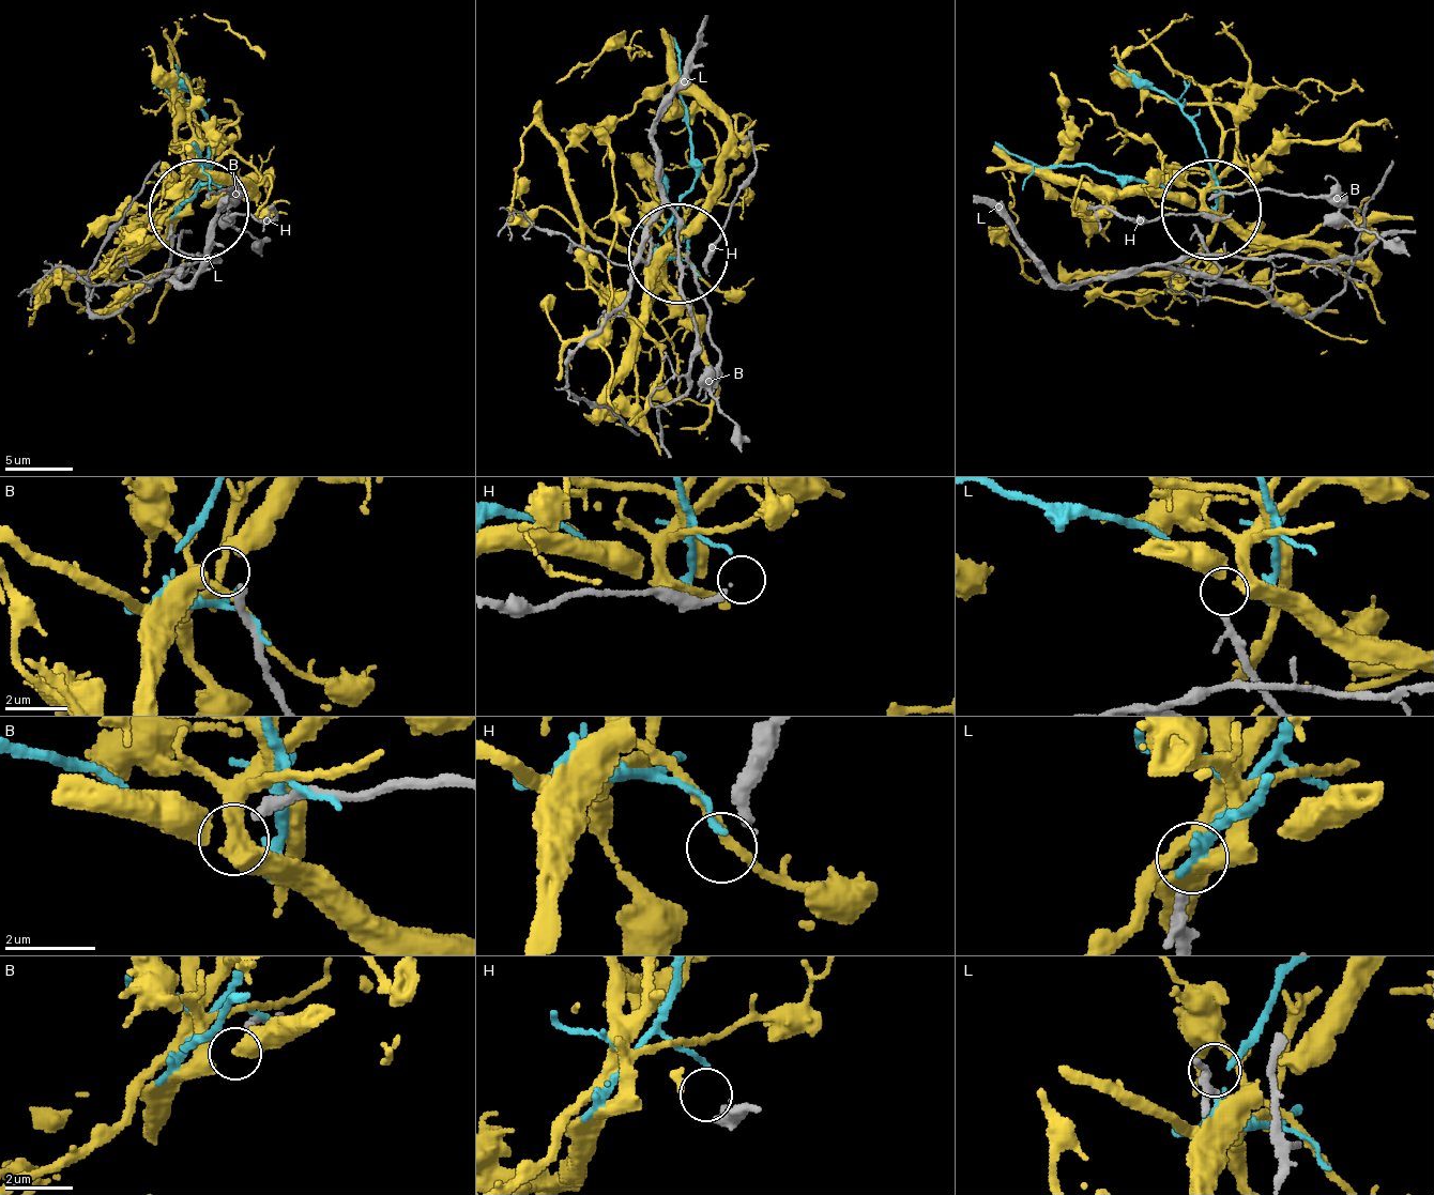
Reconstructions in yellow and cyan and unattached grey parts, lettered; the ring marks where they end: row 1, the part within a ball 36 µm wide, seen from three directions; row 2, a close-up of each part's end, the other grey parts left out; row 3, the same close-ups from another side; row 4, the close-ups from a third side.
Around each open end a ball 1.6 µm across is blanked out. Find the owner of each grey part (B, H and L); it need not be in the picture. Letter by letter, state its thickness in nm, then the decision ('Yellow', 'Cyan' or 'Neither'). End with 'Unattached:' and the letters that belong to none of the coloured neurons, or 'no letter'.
B: Thickness 280 nm. Yellow
H: Thickness 240 nm. Neither
L: Thickness 180 nm. Neither
Unattached: H, L

